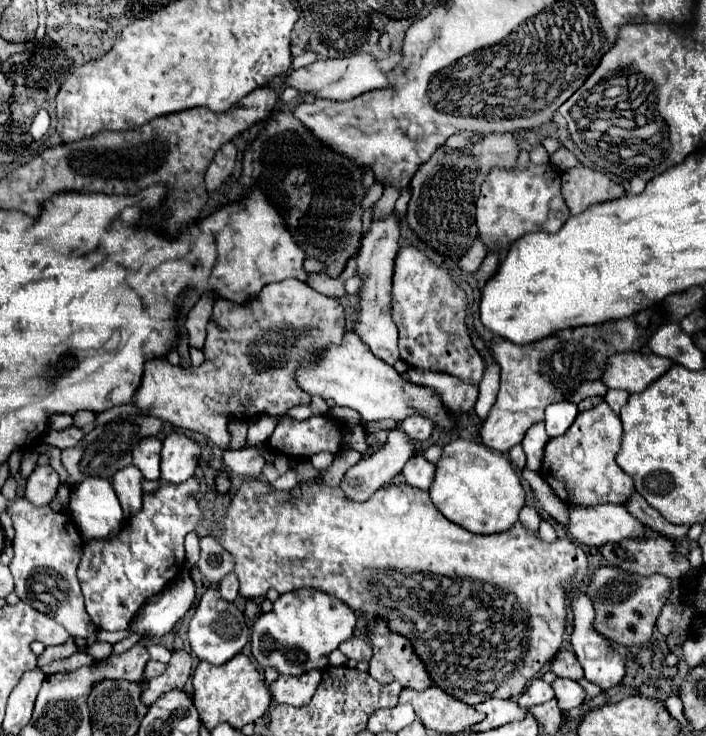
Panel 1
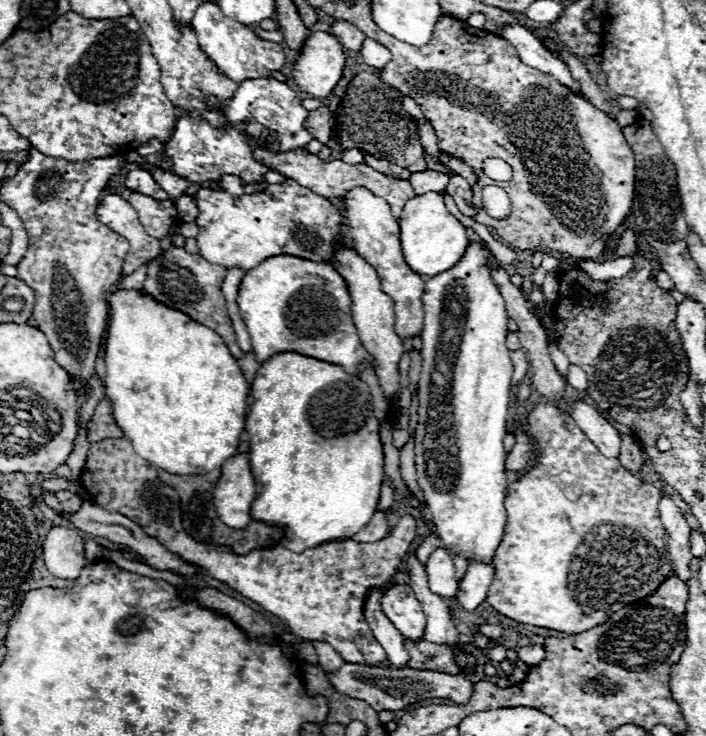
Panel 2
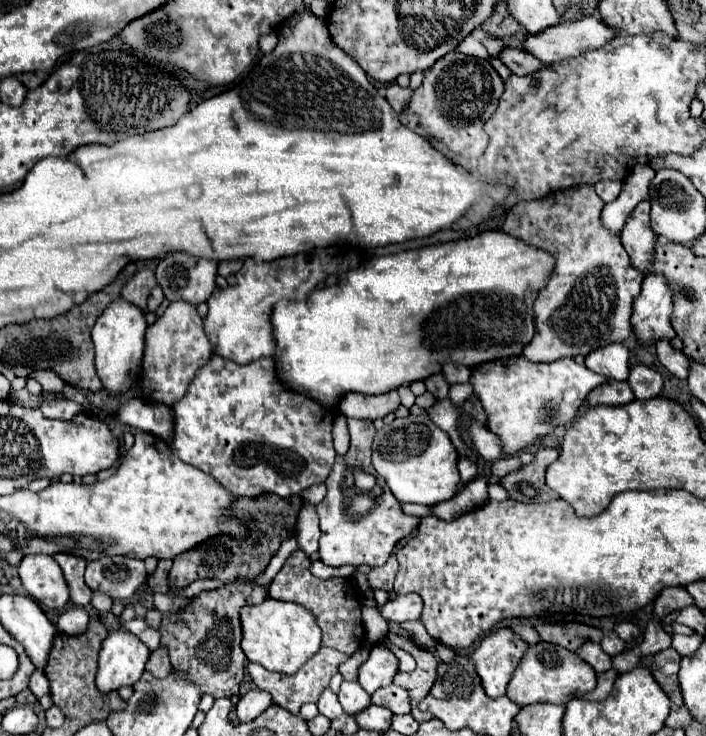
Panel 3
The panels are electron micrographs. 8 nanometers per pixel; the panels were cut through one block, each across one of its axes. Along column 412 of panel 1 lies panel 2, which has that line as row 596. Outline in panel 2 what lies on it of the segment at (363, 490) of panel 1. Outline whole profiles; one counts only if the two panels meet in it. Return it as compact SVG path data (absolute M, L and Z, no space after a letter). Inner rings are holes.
M436 548L426 562L426 574L428 574L428 586L438 596L456 596L458 582L454 576L454 564L452 556L444 548Z

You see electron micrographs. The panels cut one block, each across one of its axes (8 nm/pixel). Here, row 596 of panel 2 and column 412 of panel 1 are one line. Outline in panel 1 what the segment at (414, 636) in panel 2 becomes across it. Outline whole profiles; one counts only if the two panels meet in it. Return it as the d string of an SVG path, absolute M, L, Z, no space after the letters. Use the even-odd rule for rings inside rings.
M346 332L340 346L328 346L326 354L322 354L322 358L312 368L300 368L296 380L300 388L308 394L322 396L324 400L332 398L338 406L354 408L366 422L378 422L388 418L394 422L402 422L406 416L418 414L430 418L434 426L442 430L450 430L456 426L450 410L446 410L446 406L442 406L442 398L436 396L436 390L404 380L392 366L378 360L354 332Z

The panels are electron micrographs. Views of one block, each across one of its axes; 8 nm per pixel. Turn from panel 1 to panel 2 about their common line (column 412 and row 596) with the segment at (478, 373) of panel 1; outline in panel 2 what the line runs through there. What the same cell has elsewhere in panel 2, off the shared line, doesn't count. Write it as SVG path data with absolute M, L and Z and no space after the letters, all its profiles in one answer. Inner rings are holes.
M126 436L104 438L90 444L80 482L94 504L138 522L138 526L162 542L166 550L258 602L268 612L284 620L296 636L328 642L346 662L374 666L376 662L386 660L384 648L376 642L364 618L364 598L370 588L384 586L396 576L400 560L410 550L416 536L416 522L412 516L402 516L390 536L376 542L338 540L326 542L318 548L308 548L302 554L294 554L278 544L240 556L230 552L228 546L204 544L186 534L178 492L160 482L158 466L140 458L132 444L126 442Z

